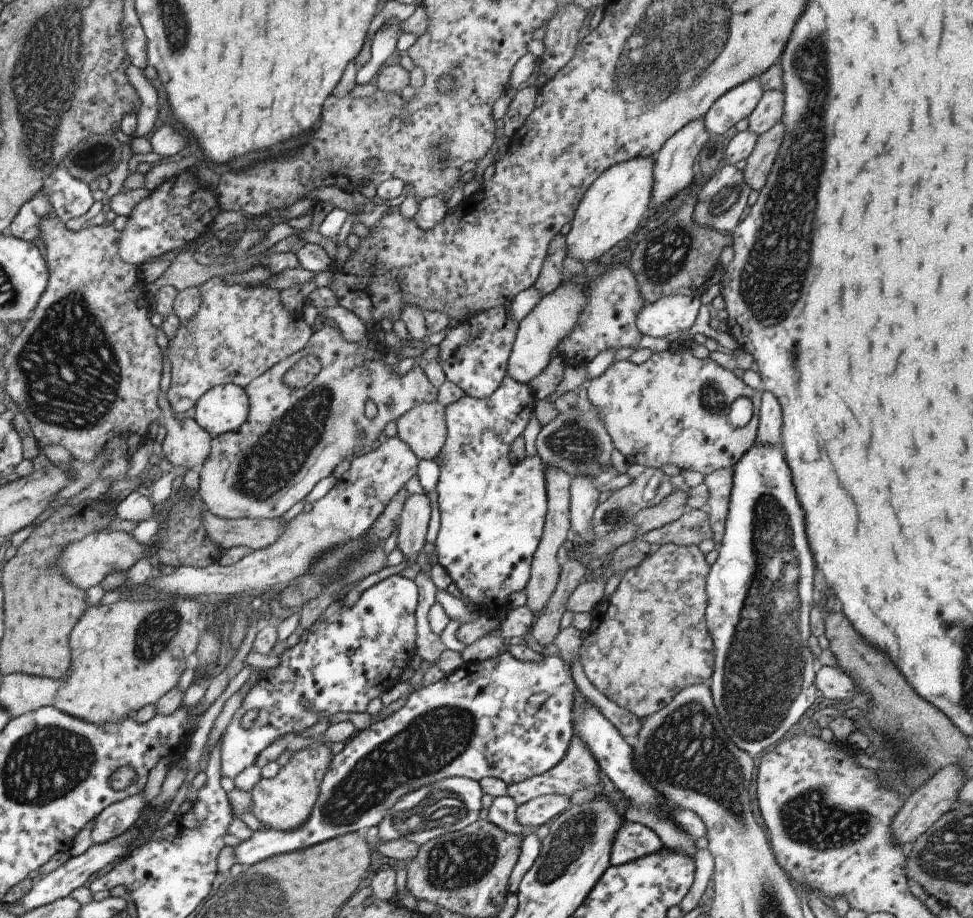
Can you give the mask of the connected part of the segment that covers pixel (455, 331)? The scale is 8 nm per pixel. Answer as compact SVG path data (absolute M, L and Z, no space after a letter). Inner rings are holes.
M497 305L472 313L447 330L437 345L435 361L443 370L445 380L465 391L468 397L480 399L490 395L499 385L506 371L506 362L514 341L518 323L509 312L509 305Z

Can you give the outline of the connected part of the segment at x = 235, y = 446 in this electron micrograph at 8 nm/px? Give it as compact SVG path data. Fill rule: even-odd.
M325 321L322 328L314 331L296 353L280 360L249 382L244 387L249 403L246 421L234 431L212 437L209 454L197 469L197 494L205 510L224 519L277 519L293 504L303 500L311 488L321 478L329 476L341 460L351 460L355 455L369 452L387 422L397 420L414 404L436 400L436 388L427 381L422 363L416 361L404 376L392 376L391 366L383 365L384 350L377 342L369 340L367 335L360 342L347 342L339 336L334 323ZM306 354L312 354L319 360L319 374L304 388L292 390L284 386L281 383L283 373ZM367 402L377 408L373 418L365 416Z

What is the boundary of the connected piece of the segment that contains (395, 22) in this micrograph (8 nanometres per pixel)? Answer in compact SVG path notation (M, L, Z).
M390 18L373 35L369 48L369 61L363 67L356 69L354 78L356 84L371 82L370 80L383 66L383 62L387 60L387 56L391 56L396 49L398 36L401 34L398 27L401 23L397 18Z

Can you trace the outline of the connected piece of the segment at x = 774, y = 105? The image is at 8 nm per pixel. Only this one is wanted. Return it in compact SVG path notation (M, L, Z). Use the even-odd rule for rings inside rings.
M770 90L763 92L759 102L747 117L748 127L746 130L757 137L779 122L782 113L782 100L781 91Z

